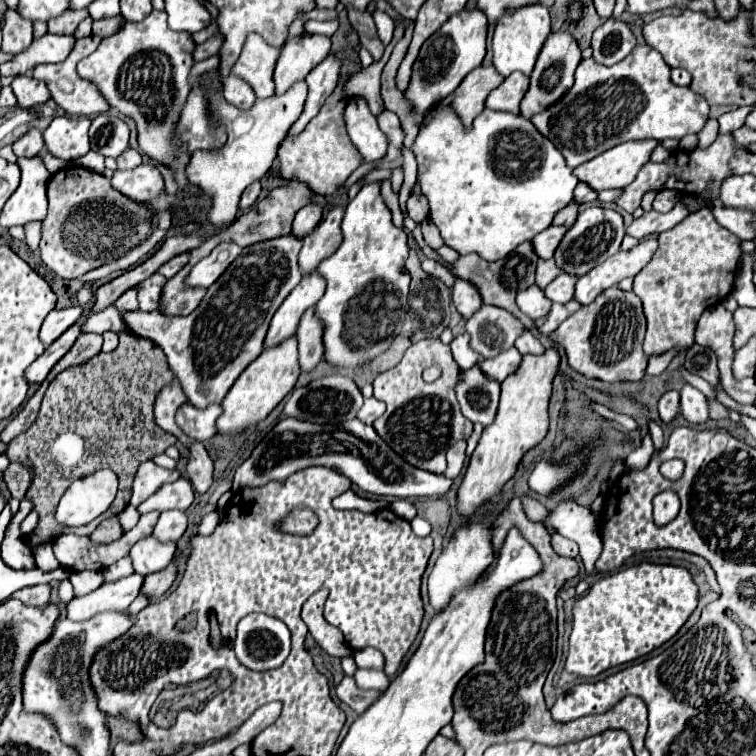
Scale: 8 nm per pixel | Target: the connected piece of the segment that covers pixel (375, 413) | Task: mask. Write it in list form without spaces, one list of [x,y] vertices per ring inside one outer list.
[[[372,396],[372,398],[364,400],[364,406],[362,406],[362,410],[358,412],[358,418],[360,418],[364,424],[374,424],[374,420],[380,418],[384,412],[386,412],[386,404],[384,404],[382,400],[378,400],[378,398]]]

